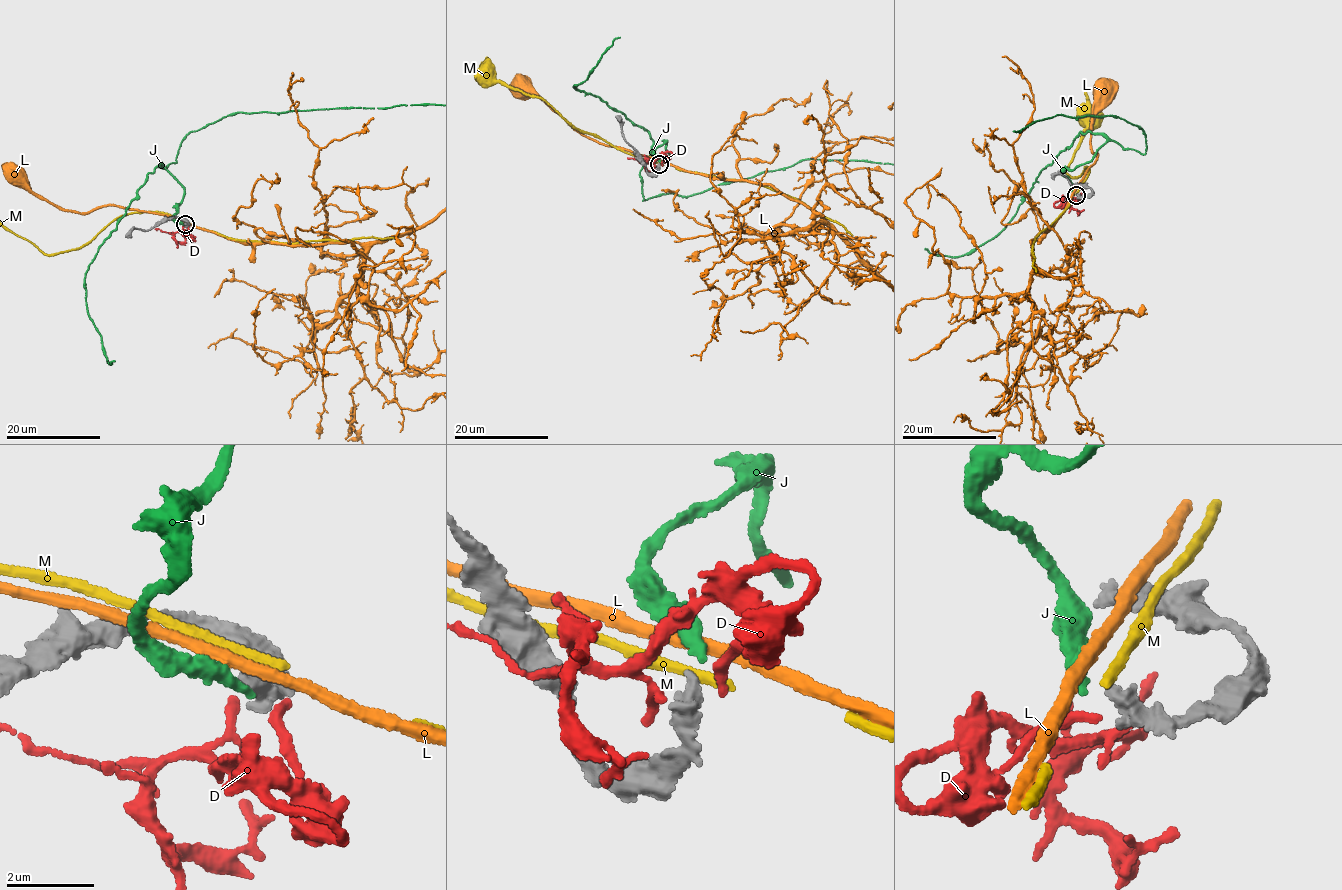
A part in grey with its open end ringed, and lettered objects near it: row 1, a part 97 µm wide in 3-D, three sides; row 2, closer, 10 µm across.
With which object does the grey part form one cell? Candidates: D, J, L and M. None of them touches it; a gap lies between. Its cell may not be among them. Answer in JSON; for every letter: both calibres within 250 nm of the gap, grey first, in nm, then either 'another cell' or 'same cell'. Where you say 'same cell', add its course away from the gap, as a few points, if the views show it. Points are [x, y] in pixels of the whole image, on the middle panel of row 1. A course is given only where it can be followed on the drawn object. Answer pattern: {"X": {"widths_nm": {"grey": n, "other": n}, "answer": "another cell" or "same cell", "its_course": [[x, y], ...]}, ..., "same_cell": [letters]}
{"D": {"widths_nm": {"grey": 360, "other": 240}, "answer": "another cell"}, "J": {"widths_nm": {"grey": 360, "other": 260}, "answer": "same cell"}, "L": {"widths_nm": {"grey": 360, "other": 300}, "answer": "another cell"}, "M": {"widths_nm": {"grey": 360, "other": 280}, "answer": "another cell"}, "same_cell": ["J"]}

